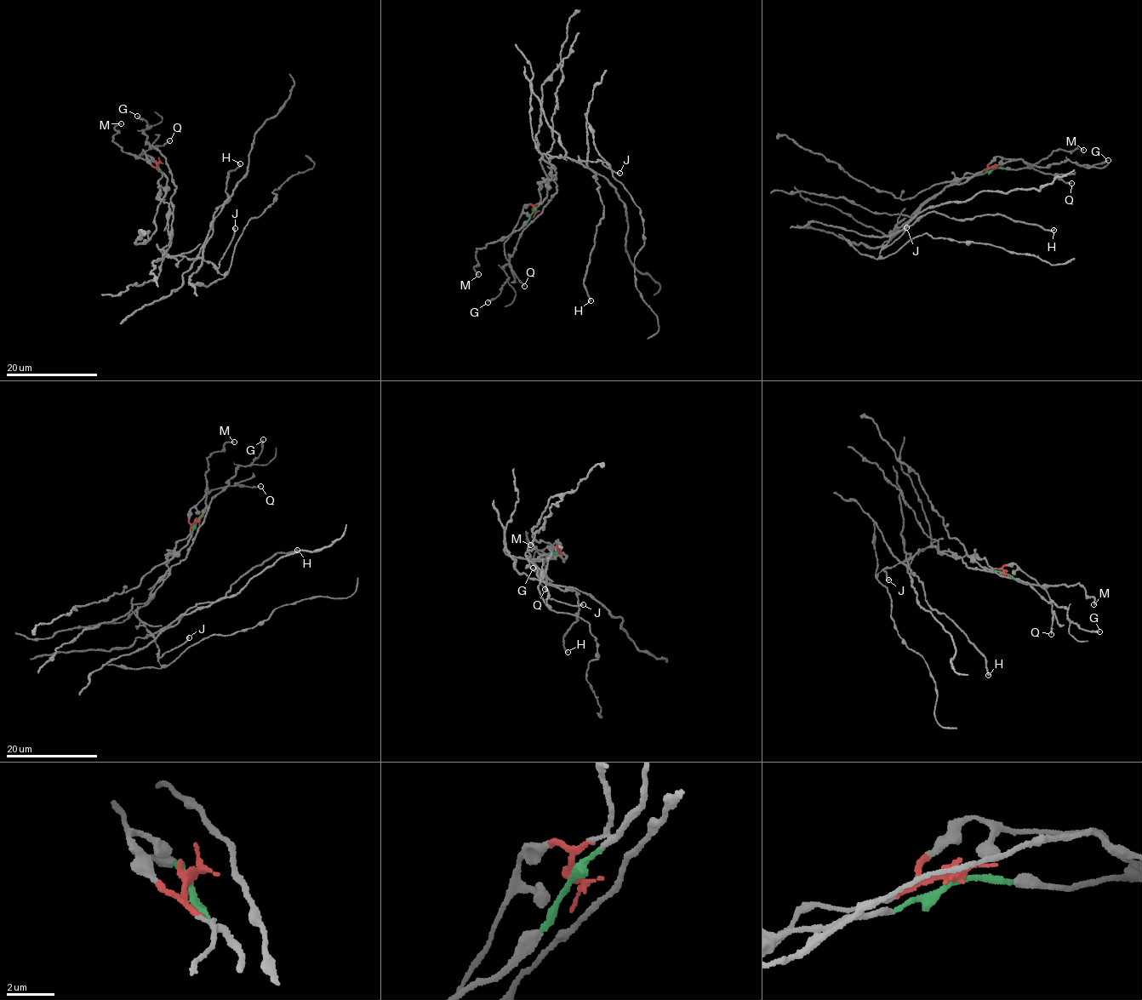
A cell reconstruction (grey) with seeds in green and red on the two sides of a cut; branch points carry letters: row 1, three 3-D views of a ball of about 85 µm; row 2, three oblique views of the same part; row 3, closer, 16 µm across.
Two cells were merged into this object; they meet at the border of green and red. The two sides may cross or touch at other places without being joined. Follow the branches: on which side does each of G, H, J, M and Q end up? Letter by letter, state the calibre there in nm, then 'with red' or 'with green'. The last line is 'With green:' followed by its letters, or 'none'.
G: calibre 200 nm; with red
H: calibre 240 nm; with red
J: calibre 190 nm; with red
M: calibre 200 nm; with green
Q: calibre 130 nm; with red
With green: M

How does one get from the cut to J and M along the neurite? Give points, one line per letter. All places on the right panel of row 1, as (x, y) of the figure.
J: (994, 168), (968, 173), (955, 180), (898, 222), (882, 249), (906, 227)
M: (994, 168), (1026, 168), (1060, 149), (1082, 150)

